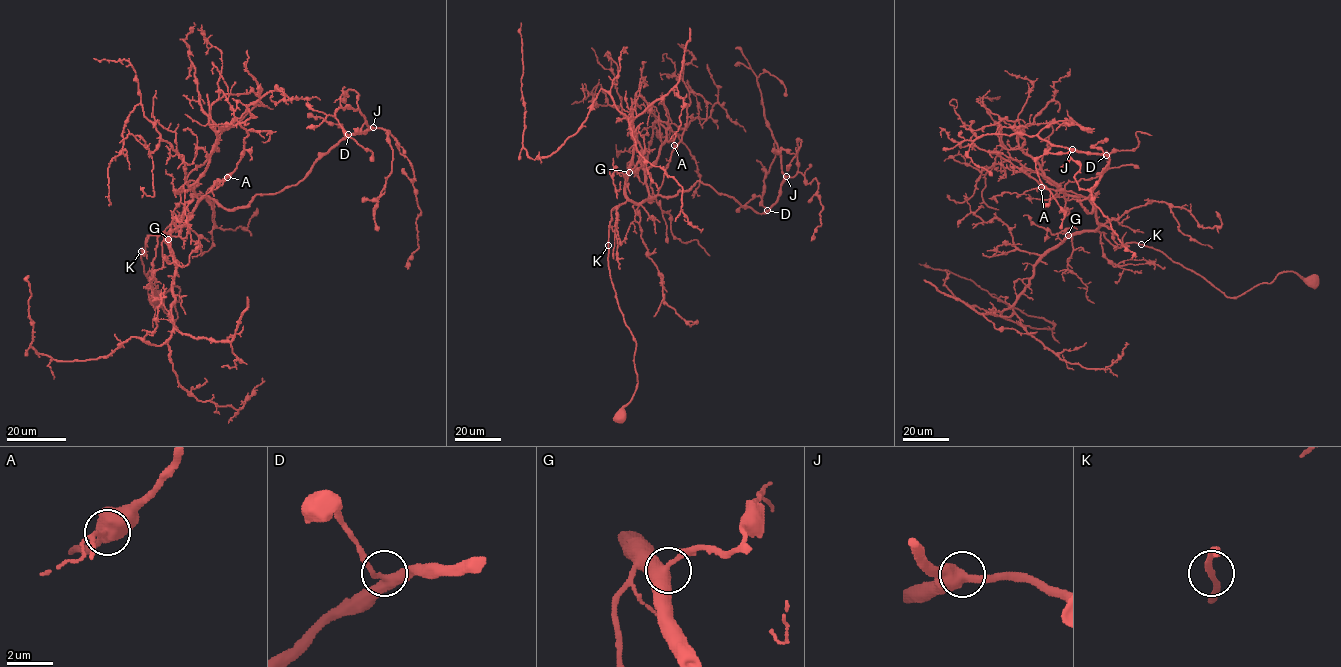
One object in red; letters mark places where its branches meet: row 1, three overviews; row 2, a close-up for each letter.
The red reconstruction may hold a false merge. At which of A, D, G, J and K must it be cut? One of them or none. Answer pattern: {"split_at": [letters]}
{"split_at": []}

